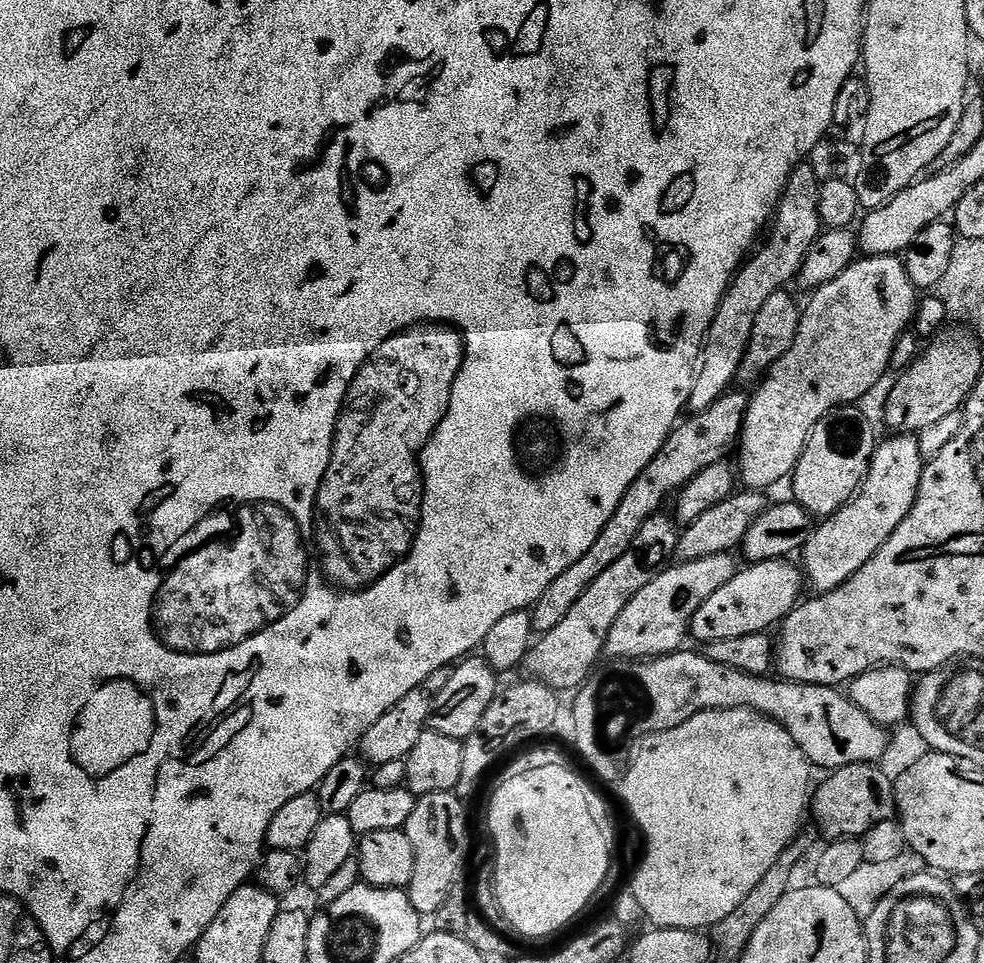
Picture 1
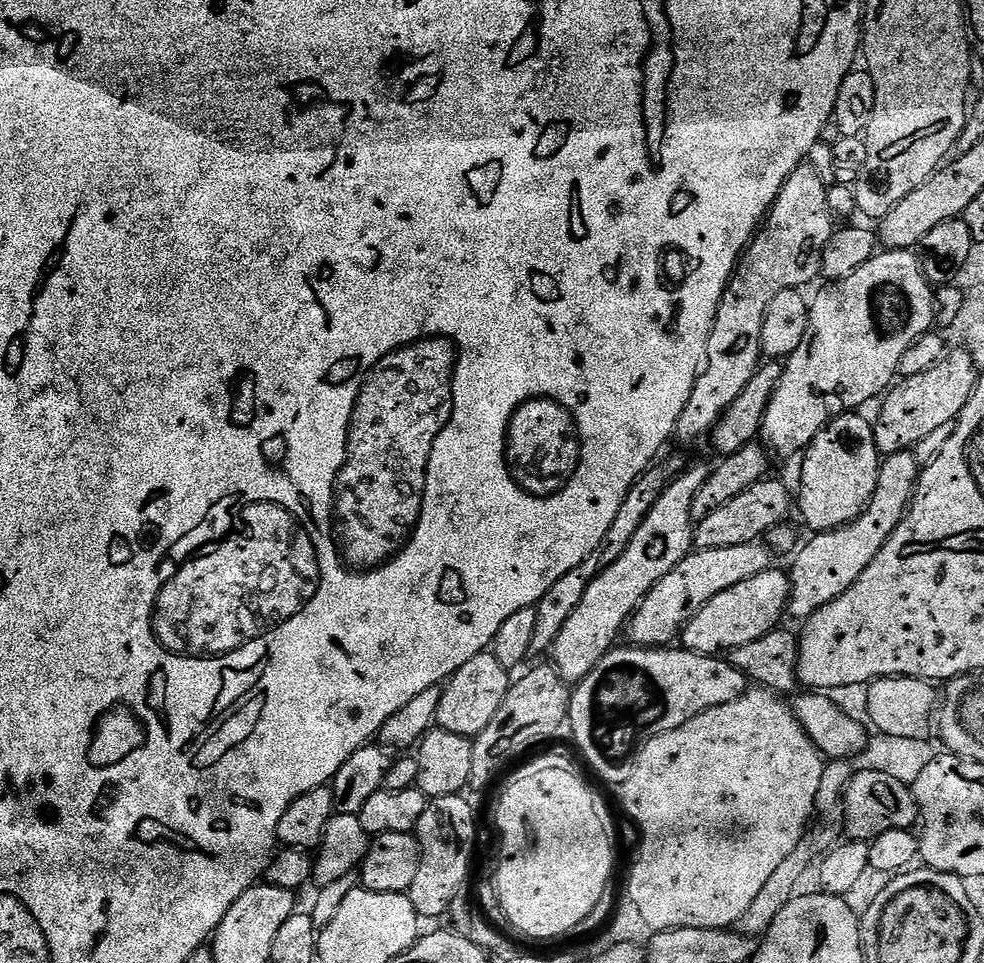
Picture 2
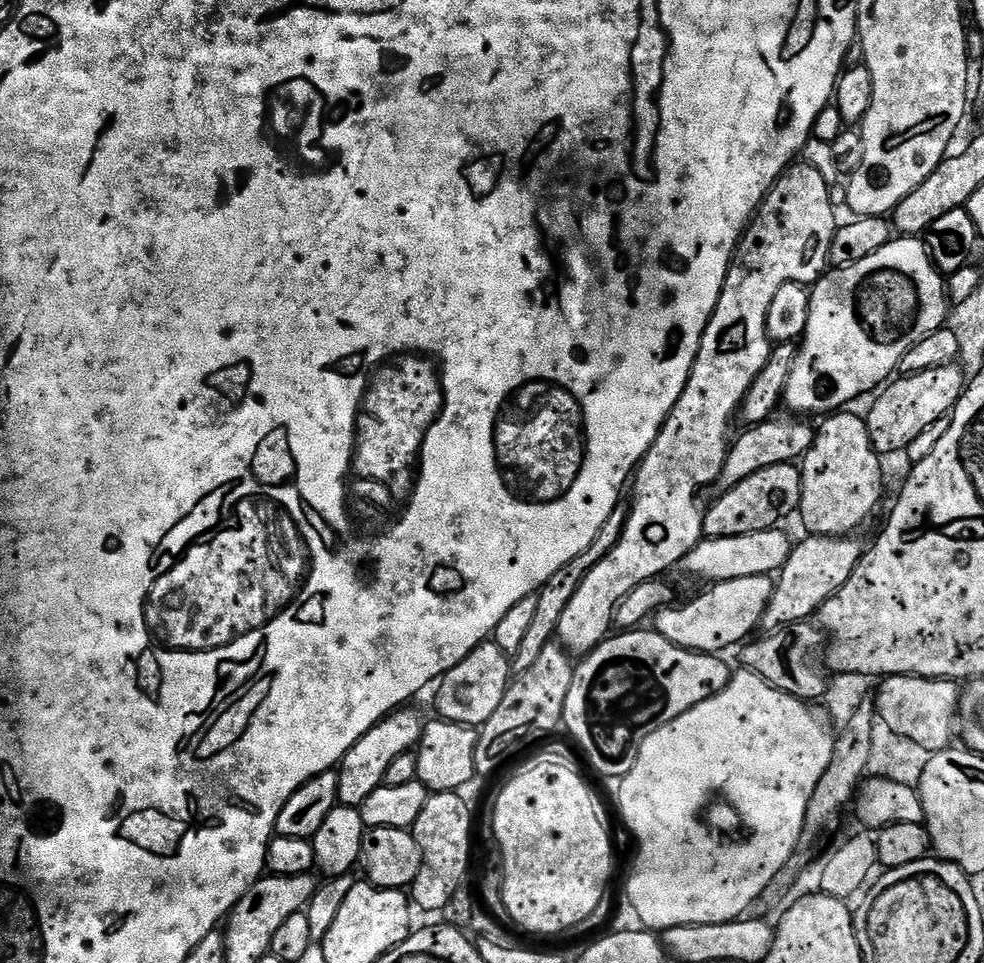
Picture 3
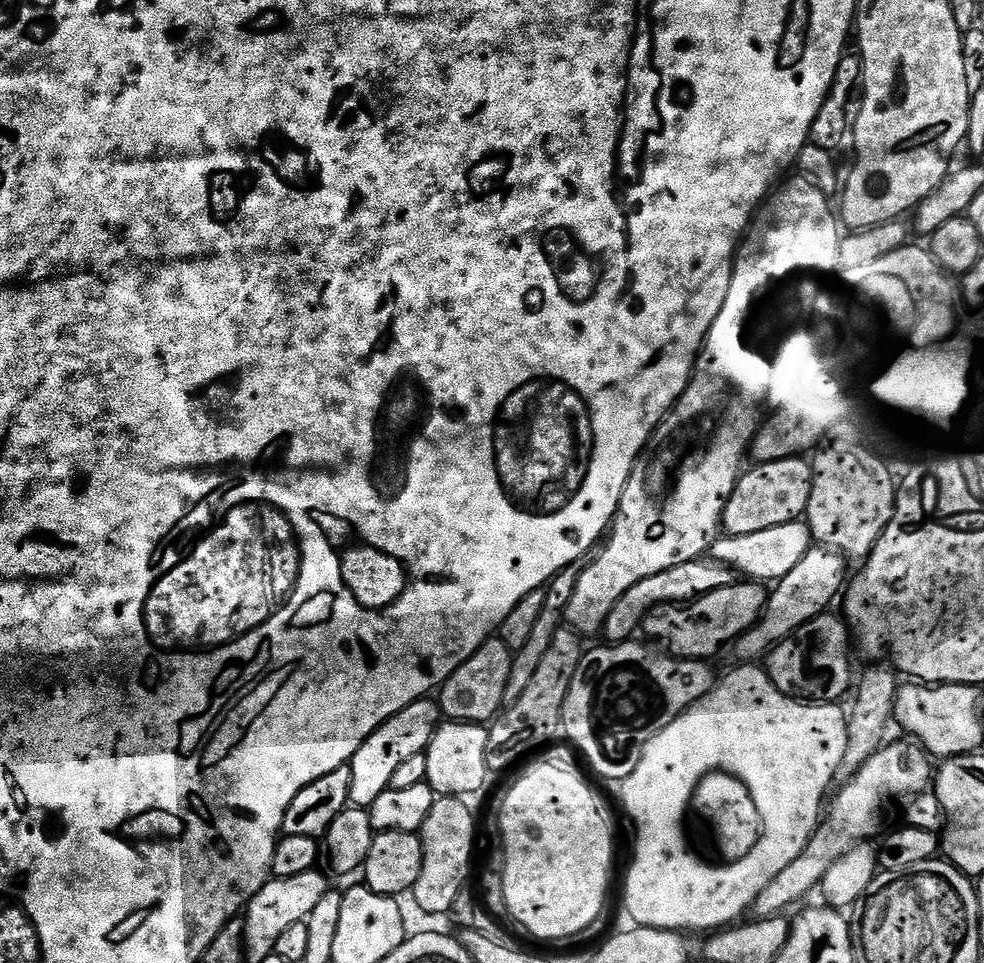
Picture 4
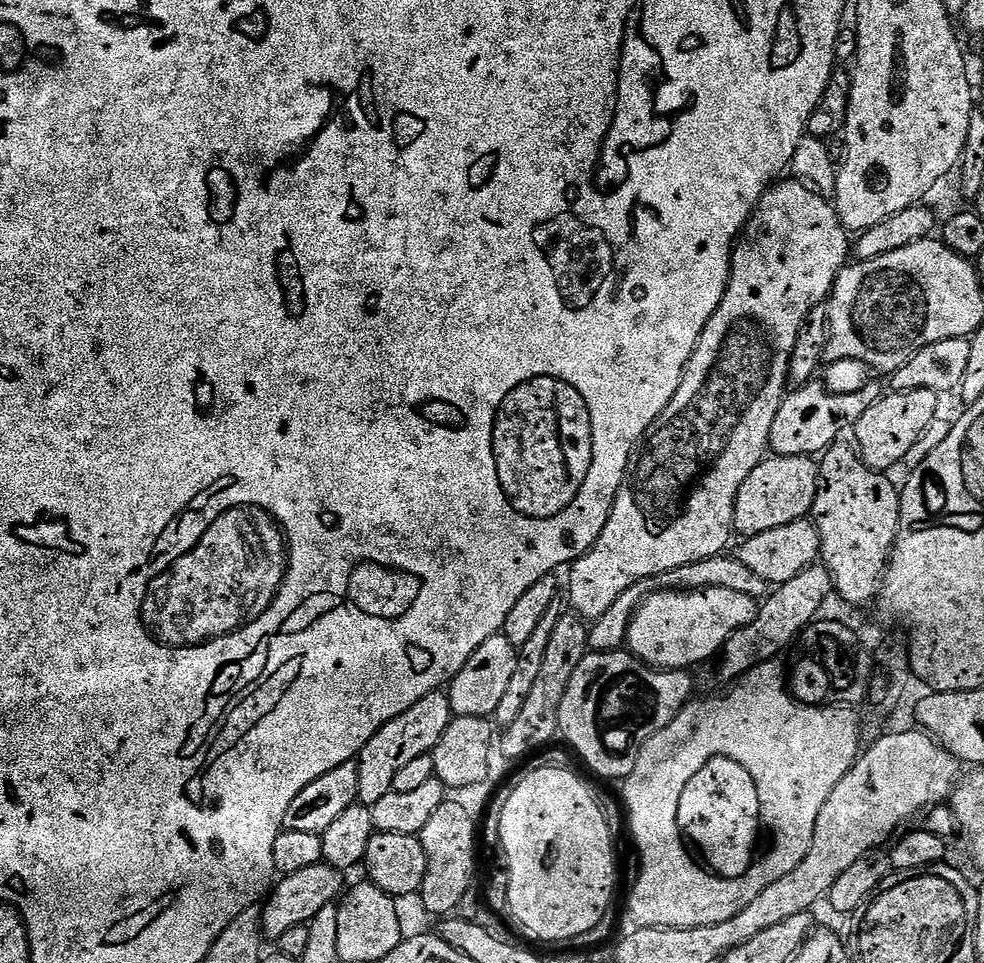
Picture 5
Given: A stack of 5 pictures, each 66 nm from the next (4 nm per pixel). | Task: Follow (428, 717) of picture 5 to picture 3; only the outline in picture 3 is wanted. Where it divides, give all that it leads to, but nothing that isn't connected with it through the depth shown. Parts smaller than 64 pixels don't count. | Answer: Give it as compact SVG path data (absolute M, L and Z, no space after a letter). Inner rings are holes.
M397 710L384 717L374 725L364 737L358 741L344 756L338 765L338 801L346 808L359 808L384 783L386 770L390 770L390 762L404 752L411 752L419 745L425 721L420 720L416 712Z

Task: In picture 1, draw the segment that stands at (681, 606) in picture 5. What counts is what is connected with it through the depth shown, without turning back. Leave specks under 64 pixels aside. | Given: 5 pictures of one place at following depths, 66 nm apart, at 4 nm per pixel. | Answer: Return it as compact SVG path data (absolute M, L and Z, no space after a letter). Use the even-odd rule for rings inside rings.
M787 559L767 560L761 564L749 563L741 567L722 590L717 590L715 594L710 594L706 602L702 602L702 610L694 614L692 619L691 639L701 640L701 645L707 646L710 642L718 642L724 638L742 638L746 634L758 634L775 629L789 614L796 609L796 605L801 603L800 587L805 587L806 580L801 569L796 568Z

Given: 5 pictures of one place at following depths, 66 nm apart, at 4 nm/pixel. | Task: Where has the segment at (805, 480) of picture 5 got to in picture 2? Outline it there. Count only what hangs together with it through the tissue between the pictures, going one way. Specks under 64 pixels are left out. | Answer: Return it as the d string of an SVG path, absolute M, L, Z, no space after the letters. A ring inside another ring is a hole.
M765 478L759 480L750 490L742 490L738 498L730 498L726 506L718 506L714 514L706 514L694 528L694 544L697 549L718 550L722 546L742 546L757 543L767 537L768 531L775 524L785 523L789 519L788 507L793 507L794 496L780 480Z

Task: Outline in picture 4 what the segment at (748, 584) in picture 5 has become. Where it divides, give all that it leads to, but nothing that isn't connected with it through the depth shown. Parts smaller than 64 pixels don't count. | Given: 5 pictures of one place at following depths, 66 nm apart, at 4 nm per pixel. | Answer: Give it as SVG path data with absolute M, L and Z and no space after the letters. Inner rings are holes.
M701 558L682 562L682 566L670 566L662 574L654 574L650 578L642 578L618 602L614 602L614 610L606 618L602 629L602 636L608 644L627 644L633 639L637 631L641 631L642 625L648 616L658 608L665 606L687 606L694 600L701 600L706 594L714 590L728 588L731 584L737 583L737 573L733 572L727 565L719 562L711 562L709 559Z

